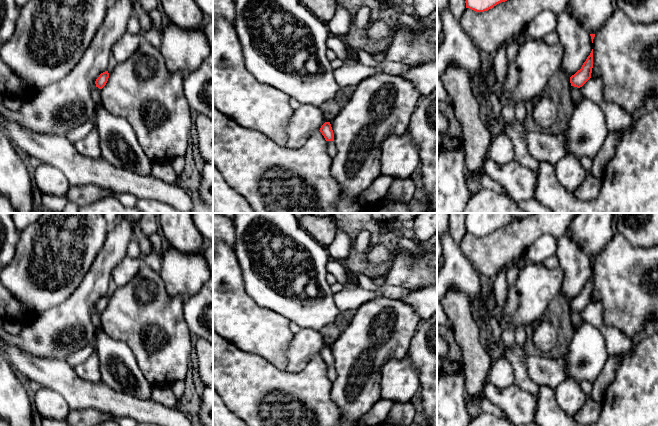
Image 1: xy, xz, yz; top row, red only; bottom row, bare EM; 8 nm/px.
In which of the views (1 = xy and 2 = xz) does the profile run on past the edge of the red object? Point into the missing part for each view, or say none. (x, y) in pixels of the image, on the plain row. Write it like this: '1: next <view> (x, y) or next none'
1: next xy (118, 367)
2: next none

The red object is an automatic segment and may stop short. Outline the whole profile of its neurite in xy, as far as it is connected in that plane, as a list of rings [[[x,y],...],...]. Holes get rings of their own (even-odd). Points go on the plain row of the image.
[[[108,295],[101,297],[95,305],[96,311],[91,315],[101,380],[116,391],[126,392],[141,400],[151,400],[153,386],[141,372],[132,350],[124,342],[109,337],[101,326],[101,313],[108,302]]]

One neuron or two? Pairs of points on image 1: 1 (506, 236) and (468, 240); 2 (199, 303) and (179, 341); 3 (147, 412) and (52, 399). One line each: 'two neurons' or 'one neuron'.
1: one neuron
2: two neurons
3: two neurons

